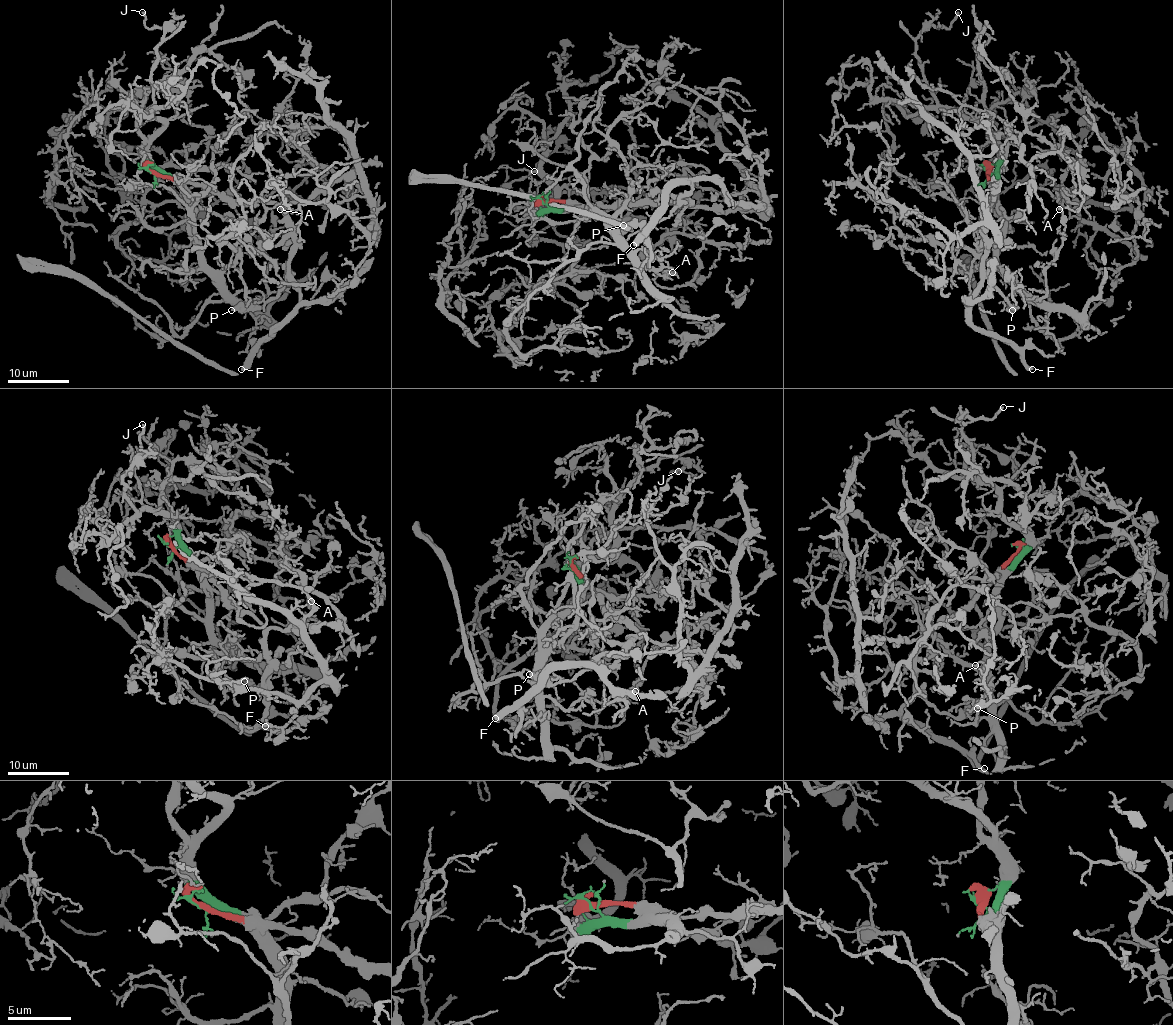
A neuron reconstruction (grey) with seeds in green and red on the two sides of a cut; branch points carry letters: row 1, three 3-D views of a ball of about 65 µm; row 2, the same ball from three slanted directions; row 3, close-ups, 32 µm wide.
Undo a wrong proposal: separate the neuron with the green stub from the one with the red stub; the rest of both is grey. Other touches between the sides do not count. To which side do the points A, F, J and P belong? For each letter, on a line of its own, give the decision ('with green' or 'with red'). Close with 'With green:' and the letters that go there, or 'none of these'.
A: with green
F: with red
J: with green
P: with red
With green: A, J

